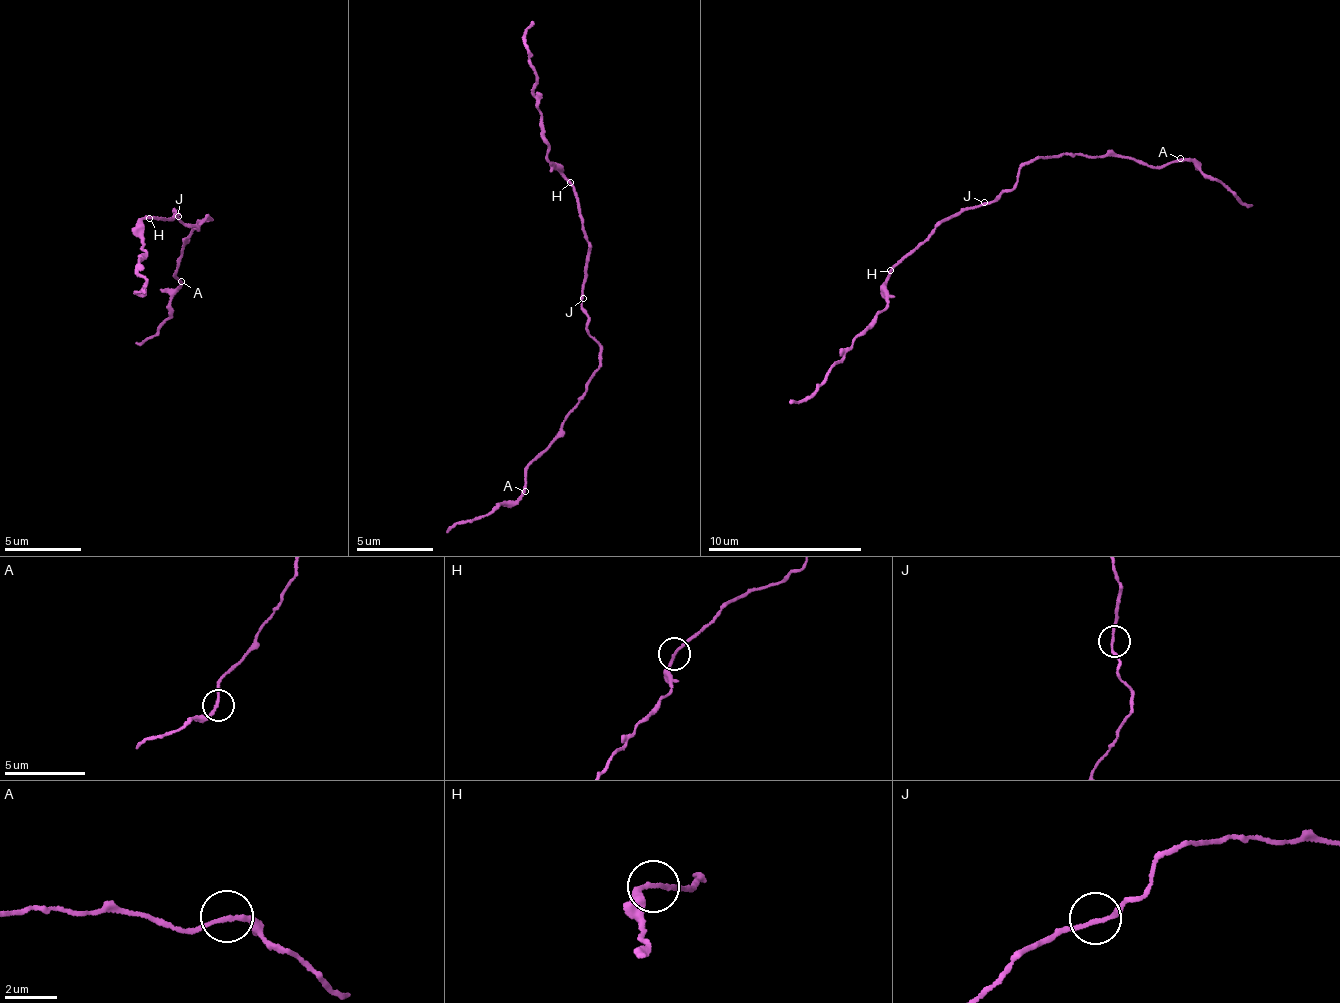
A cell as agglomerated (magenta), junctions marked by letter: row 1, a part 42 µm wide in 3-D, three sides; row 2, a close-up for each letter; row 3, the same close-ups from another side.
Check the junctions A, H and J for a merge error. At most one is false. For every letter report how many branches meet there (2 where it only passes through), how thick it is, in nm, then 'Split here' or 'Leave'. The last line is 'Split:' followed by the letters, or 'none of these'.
A: Branches: 2. Thickness 170 nm. Leave
H: Branches: 2. Thickness 170 nm. Split here
J: Branches: 2. Thickness 150 nm. Leave
Split: H

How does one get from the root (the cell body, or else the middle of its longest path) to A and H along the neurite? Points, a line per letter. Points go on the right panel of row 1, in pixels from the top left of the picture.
A: (984, 205), (1001, 200), (1022, 168), (1043, 156), (1047, 160), (1068, 153), (1099, 155), (1161, 165), (1180, 158)
H: (984, 205), (936, 225), (919, 247), (889, 269)

